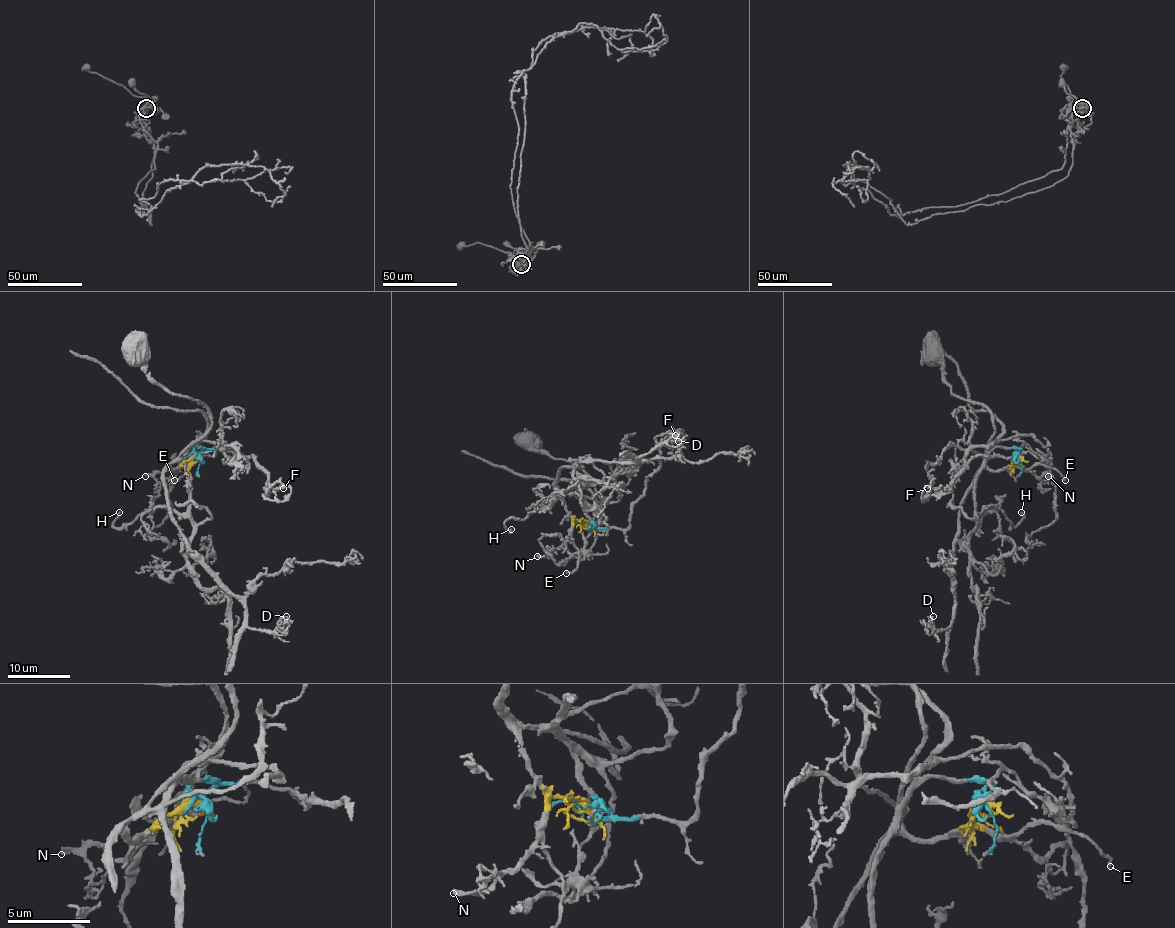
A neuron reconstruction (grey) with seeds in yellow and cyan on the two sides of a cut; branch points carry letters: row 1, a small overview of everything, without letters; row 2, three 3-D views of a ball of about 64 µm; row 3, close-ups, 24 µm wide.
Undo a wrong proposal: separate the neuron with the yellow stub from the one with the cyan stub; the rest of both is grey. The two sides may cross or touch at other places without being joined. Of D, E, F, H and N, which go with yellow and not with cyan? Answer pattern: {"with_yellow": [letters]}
{"with_yellow": ["D", "E", "N"]}

